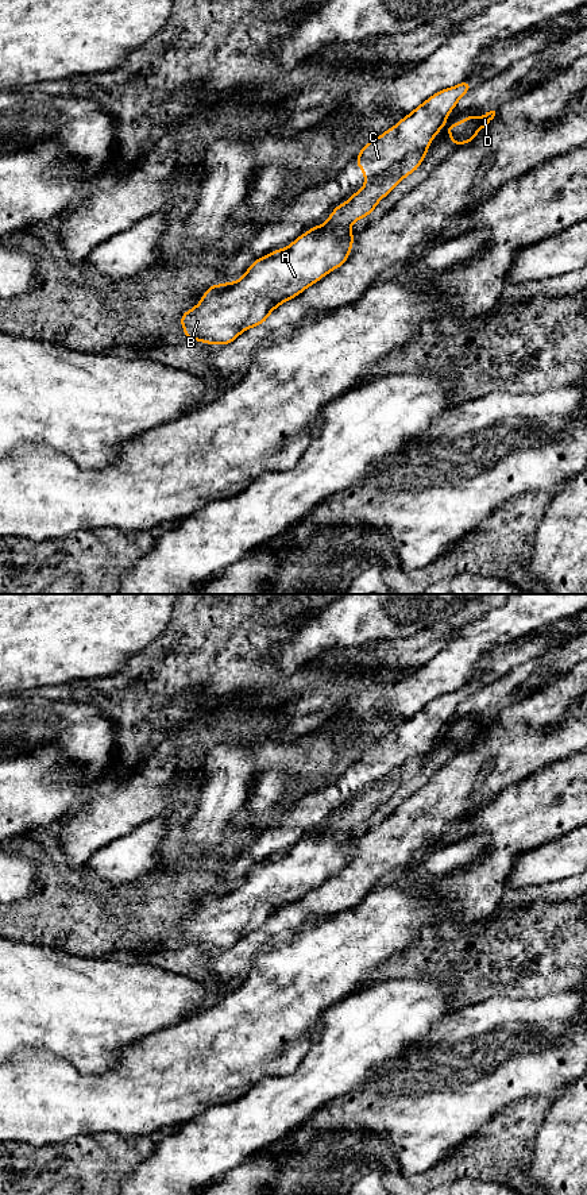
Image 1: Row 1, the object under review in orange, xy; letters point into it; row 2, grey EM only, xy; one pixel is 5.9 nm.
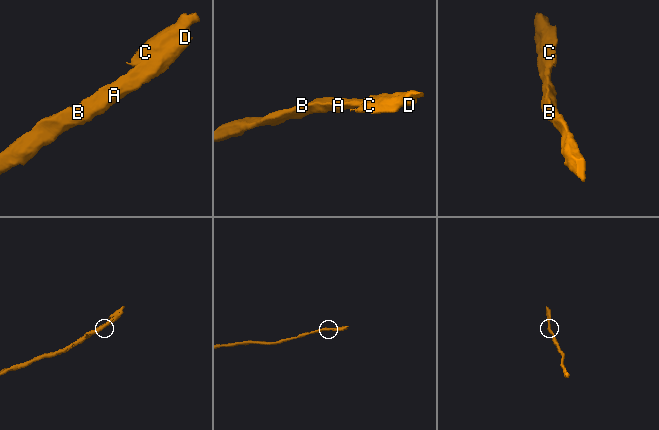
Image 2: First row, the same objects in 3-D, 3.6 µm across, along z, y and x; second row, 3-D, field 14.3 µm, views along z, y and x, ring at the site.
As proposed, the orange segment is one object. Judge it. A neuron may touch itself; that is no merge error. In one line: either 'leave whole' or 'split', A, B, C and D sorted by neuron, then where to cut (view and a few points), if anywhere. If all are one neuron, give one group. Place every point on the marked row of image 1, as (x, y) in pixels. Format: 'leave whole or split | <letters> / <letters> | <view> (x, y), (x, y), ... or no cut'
split | A B D / C | xy (427, 147), (409, 153), (385, 180), (373, 181), (365, 187)

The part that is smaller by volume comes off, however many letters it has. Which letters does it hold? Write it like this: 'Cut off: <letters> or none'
Cut off: C

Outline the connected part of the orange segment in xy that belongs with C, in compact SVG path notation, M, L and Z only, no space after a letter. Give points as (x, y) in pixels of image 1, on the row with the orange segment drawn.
M464 80L435 93L397 126L364 144L356 157L356 166L364 171L364 186L386 181L405 157L428 149L447 116L471 88L472 85Z

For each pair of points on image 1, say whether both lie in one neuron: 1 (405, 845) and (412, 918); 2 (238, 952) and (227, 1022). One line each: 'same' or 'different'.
1: different
2: different

